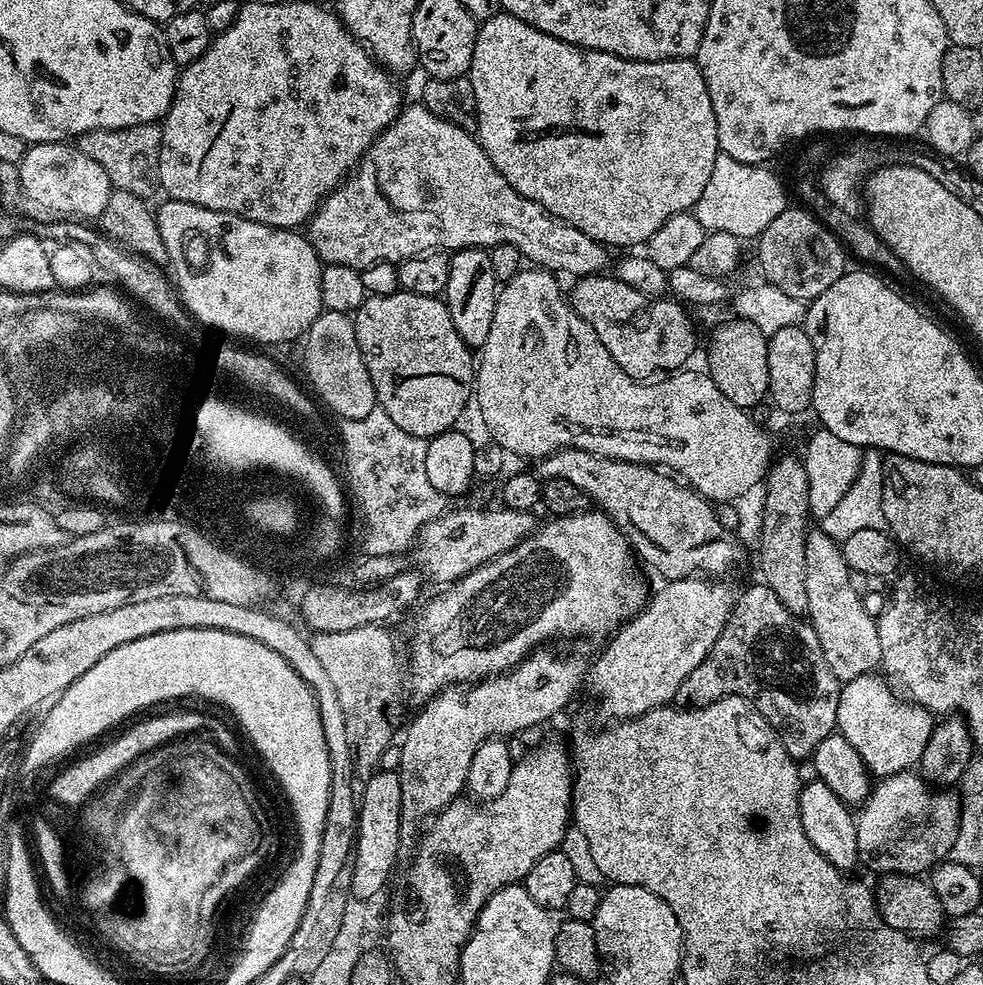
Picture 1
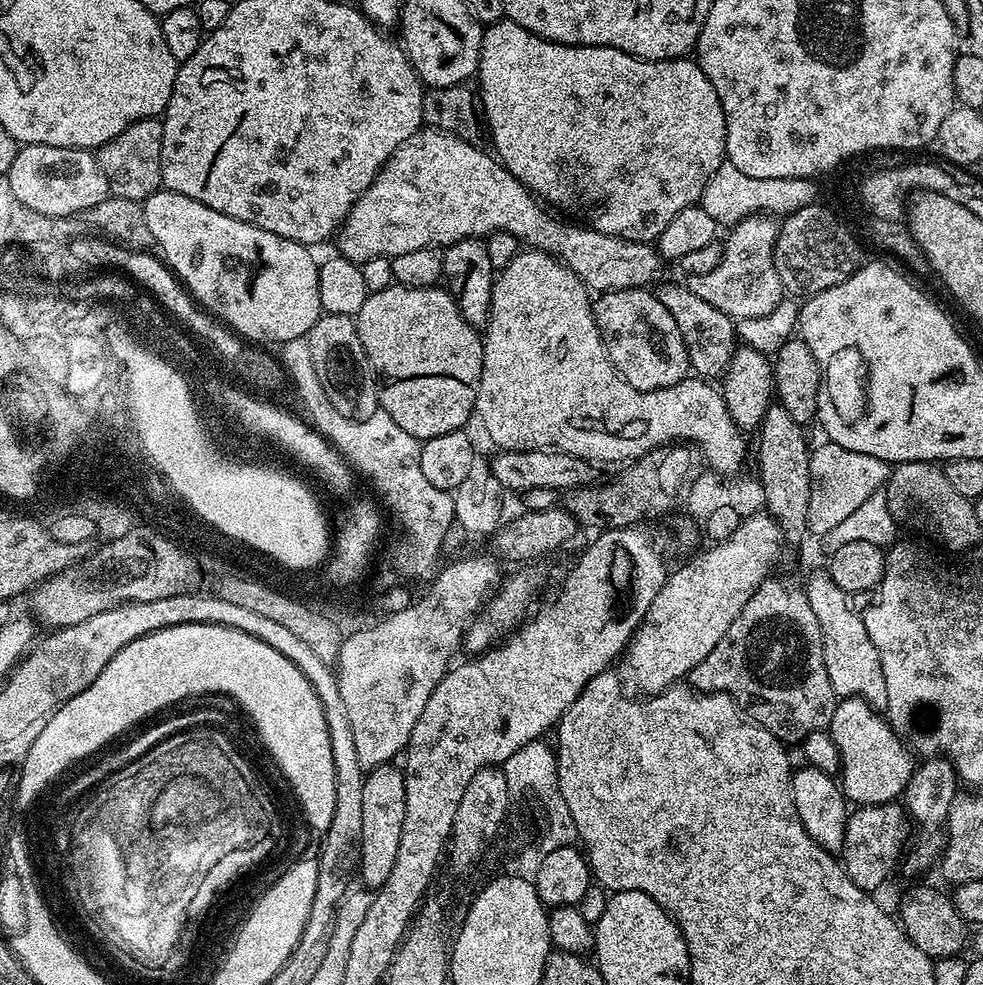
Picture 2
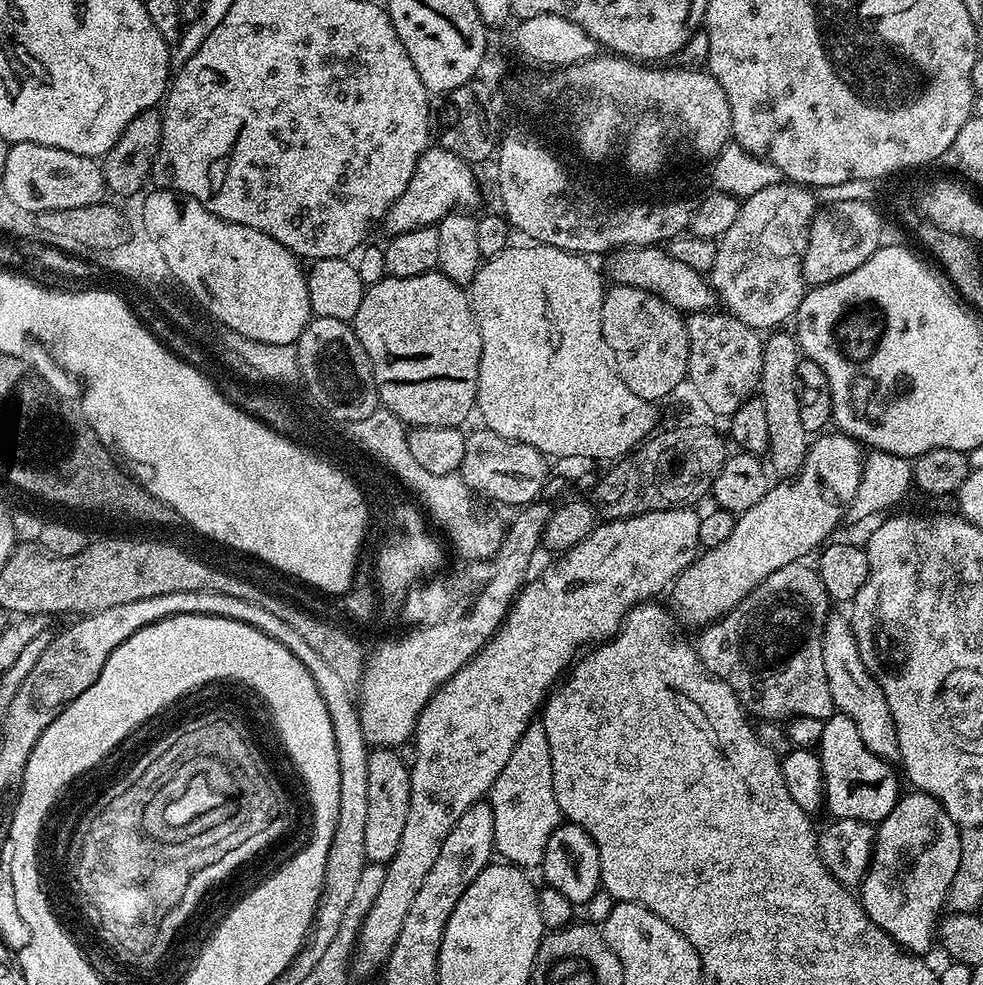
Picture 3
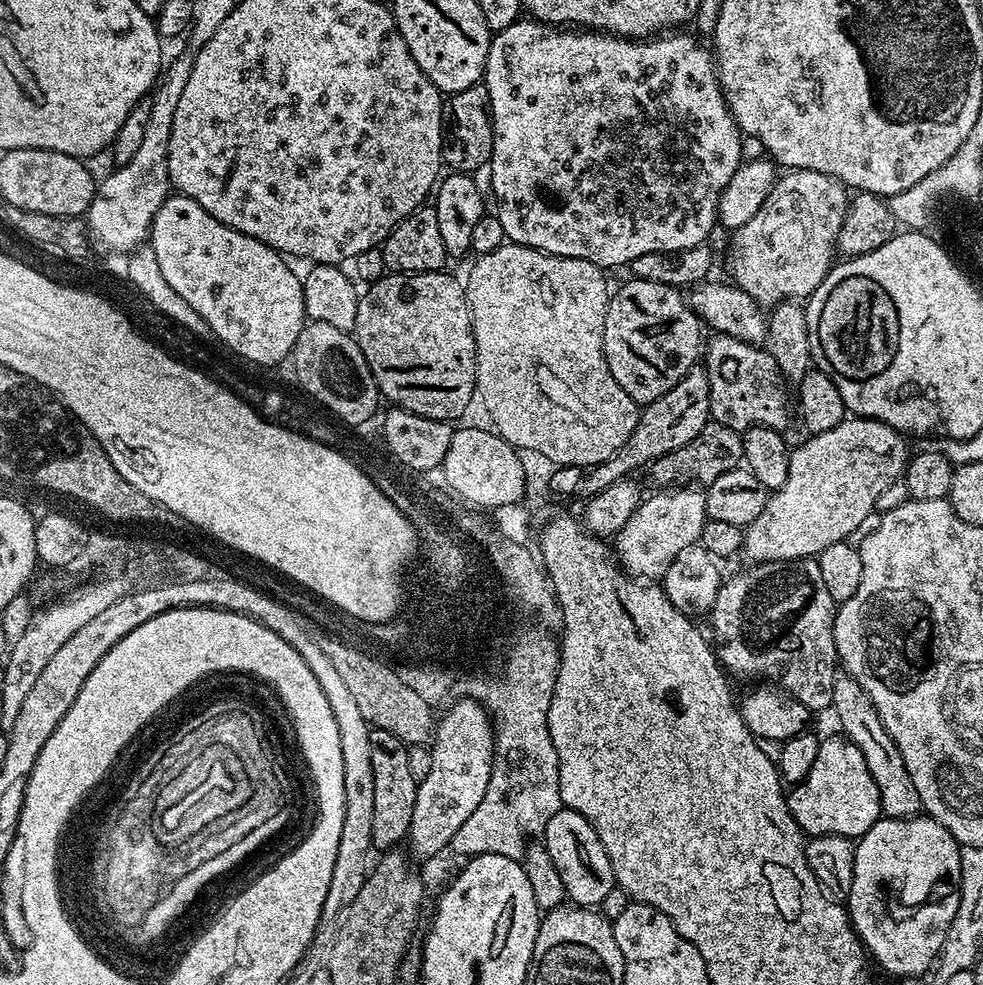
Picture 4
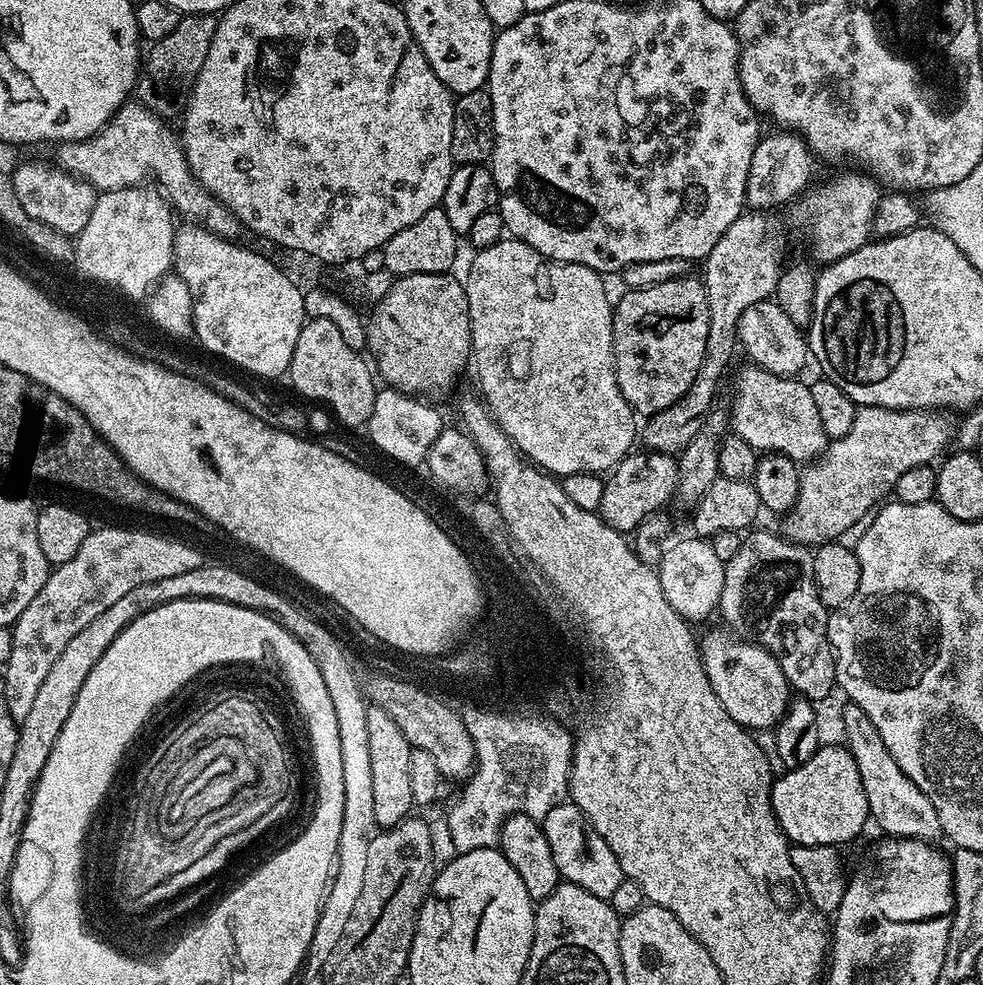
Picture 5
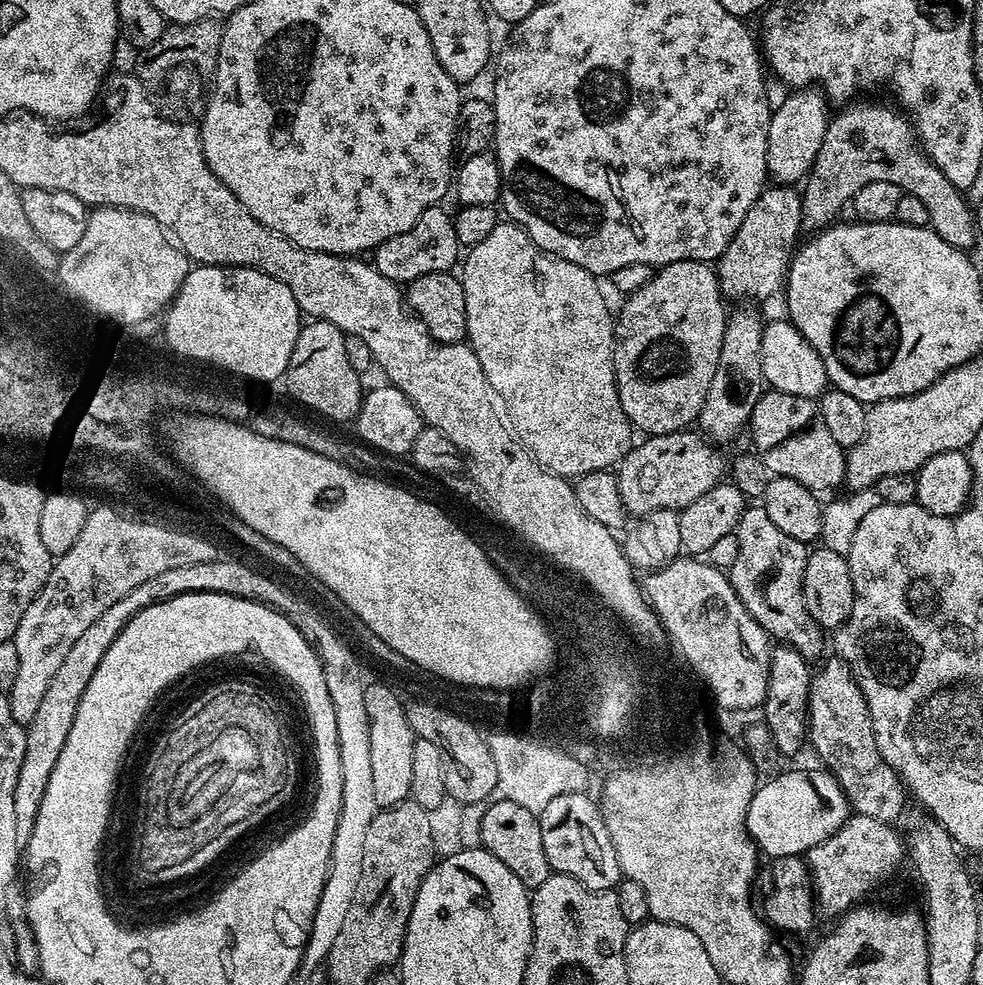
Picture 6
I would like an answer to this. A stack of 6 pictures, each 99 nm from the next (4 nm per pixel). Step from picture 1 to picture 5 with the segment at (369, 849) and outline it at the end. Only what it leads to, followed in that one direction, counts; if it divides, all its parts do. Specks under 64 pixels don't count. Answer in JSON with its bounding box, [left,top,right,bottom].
[366,707,414,829]

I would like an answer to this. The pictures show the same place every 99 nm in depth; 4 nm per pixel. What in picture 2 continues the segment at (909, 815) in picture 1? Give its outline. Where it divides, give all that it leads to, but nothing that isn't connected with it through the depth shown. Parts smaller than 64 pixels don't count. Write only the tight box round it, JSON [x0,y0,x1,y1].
[842,802,910,893]

